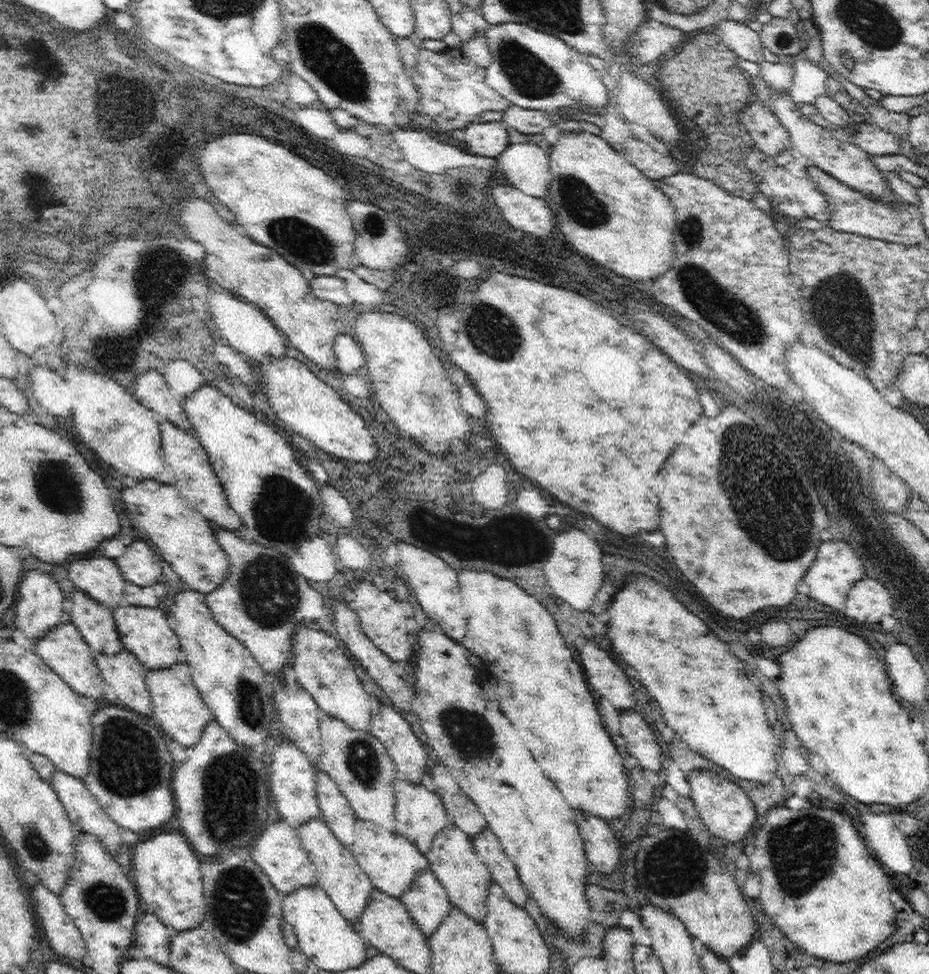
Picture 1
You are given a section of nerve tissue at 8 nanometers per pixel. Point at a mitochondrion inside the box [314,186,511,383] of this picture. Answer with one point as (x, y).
(368, 227)

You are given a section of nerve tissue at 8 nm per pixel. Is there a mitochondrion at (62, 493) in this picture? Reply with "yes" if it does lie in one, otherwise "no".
yes

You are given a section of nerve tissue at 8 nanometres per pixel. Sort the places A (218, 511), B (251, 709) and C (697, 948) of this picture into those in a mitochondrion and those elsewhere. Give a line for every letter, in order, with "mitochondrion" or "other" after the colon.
A: other
B: mitochondrion
C: other

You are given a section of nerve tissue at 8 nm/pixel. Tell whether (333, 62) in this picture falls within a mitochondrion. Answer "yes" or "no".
yes

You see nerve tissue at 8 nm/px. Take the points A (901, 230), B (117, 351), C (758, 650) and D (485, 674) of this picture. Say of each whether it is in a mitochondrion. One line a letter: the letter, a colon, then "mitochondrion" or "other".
A: other
B: other
C: other
D: other

